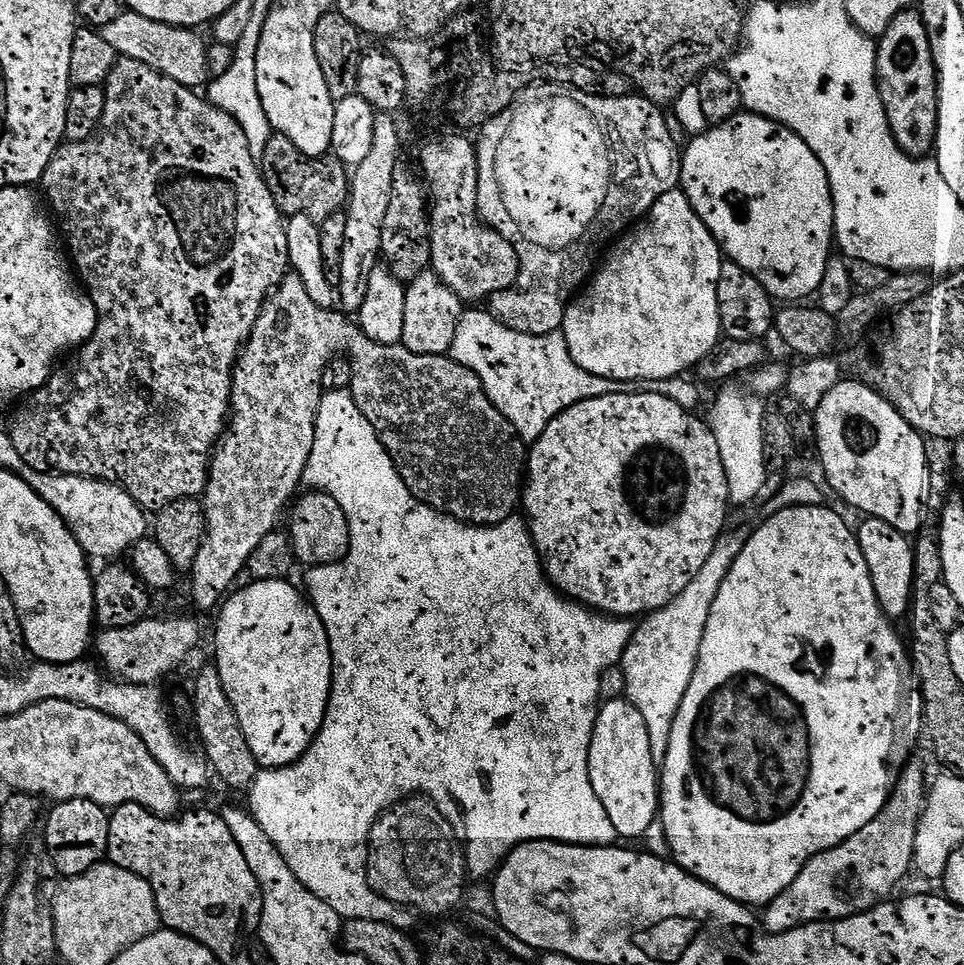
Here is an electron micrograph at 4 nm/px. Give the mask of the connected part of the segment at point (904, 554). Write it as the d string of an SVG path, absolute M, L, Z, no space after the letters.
M871 518L860 521L858 529L860 549L866 558L866 566L870 570L870 578L874 582L874 594L878 598L880 608L889 618L904 616L908 607L914 601L914 585L916 571L914 570L914 544L905 533L894 530L890 522L882 522Z

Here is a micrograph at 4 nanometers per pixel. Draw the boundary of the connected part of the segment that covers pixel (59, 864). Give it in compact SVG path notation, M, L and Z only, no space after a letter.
M66 800L55 805L56 808L52 813L47 813L46 819L42 824L42 832L44 828L44 844L48 847L48 852L46 851L47 859L50 861L51 867L52 864L57 868L61 873L59 874L61 877L67 878L70 876L80 876L86 870L90 870L94 865L101 863L105 859L106 853L108 852L108 822L110 819L109 813L105 811L105 809L101 808L99 804L95 804L94 802L90 802L89 800Z

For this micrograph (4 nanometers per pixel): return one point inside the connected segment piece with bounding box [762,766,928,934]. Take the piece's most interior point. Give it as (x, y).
(851, 878)

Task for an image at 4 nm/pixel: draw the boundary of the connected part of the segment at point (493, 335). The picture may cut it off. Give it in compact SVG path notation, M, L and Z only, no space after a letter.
M488 310L461 311L450 355L480 379L492 405L509 420L525 442L536 441L562 410L583 400L605 396L618 388L617 381L590 374L570 358L563 331L531 336L529 332L508 328Z

